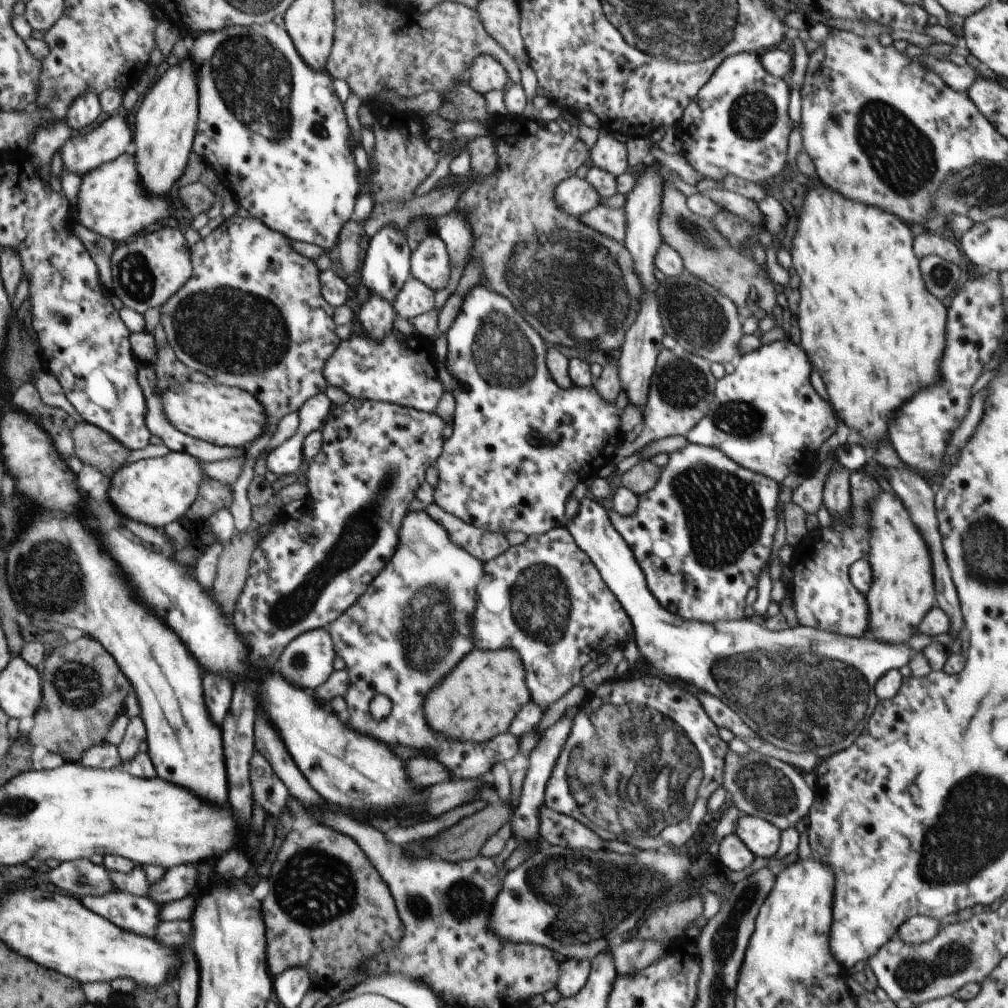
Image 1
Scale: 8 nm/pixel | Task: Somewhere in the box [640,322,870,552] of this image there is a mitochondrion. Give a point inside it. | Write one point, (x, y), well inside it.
(683, 385)

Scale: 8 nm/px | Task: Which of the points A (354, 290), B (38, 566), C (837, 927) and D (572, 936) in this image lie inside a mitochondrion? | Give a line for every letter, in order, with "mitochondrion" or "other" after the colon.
A: other
B: mitochondrion
C: other
D: mitochondrion

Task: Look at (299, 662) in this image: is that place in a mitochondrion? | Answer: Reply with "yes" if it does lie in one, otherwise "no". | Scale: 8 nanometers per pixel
yes

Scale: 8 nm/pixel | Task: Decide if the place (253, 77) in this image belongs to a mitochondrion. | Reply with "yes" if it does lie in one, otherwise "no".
yes

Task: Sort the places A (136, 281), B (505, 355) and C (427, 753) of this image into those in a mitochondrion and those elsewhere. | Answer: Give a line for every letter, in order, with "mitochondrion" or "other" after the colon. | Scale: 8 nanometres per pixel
A: mitochondrion
B: mitochondrion
C: other

